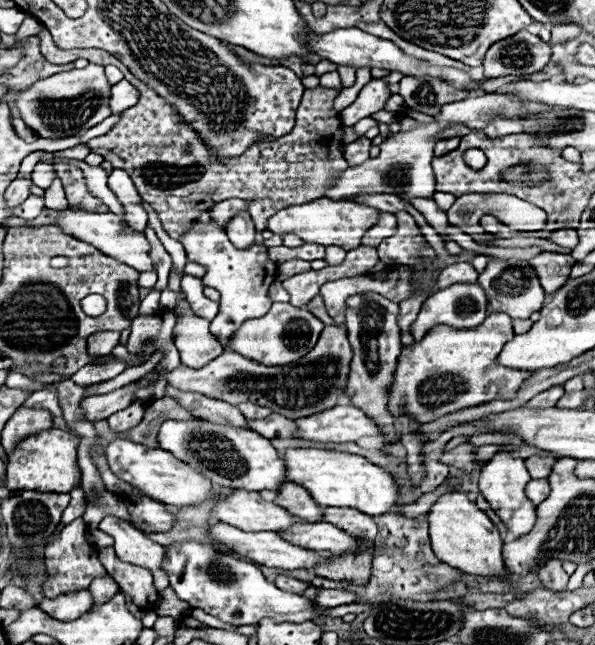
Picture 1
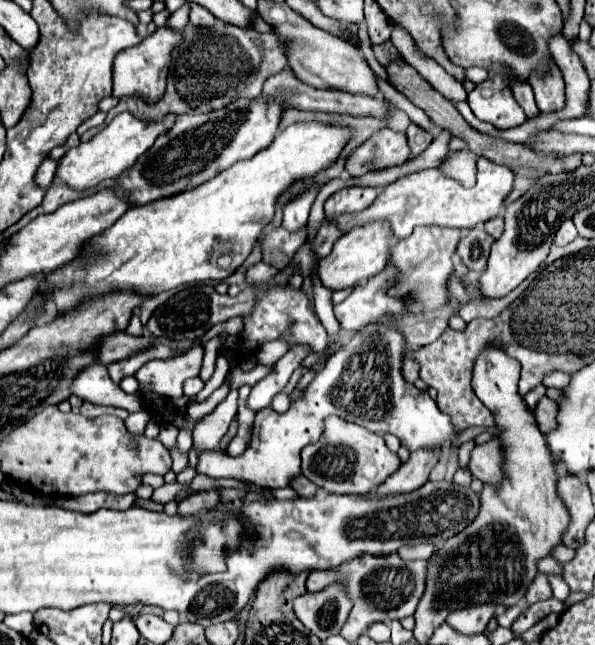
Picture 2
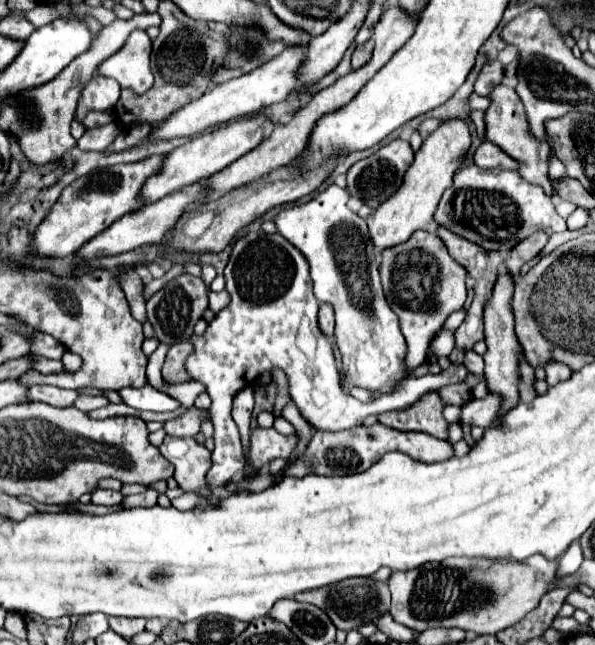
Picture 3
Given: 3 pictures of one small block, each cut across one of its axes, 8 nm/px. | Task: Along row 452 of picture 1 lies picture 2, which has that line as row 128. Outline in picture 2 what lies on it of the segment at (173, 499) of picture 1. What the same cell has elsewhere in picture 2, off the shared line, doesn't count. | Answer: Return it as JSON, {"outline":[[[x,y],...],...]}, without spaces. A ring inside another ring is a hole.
{"outline":[[[122,112],[92,140],[82,142],[76,148],[70,148],[58,164],[56,178],[76,190],[98,186],[102,180],[114,180],[128,168],[132,168],[132,164],[140,158],[140,154],[152,148],[156,138],[168,132],[168,128],[172,128],[174,120],[176,120],[176,114],[164,116],[160,120],[140,120],[140,118],[134,118],[130,112]]]}

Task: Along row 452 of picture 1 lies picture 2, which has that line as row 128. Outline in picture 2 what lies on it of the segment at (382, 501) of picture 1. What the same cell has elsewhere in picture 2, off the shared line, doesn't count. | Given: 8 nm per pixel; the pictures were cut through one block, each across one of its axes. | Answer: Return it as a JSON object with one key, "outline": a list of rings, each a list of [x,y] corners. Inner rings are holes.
{"outline":[[[294,122],[292,126],[278,132],[276,140],[260,154],[252,156],[250,160],[240,160],[232,164],[230,168],[226,168],[212,180],[204,182],[202,186],[164,200],[150,202],[146,206],[130,208],[114,226],[110,226],[104,234],[96,236],[76,260],[52,272],[52,276],[48,276],[42,282],[42,290],[54,294],[54,302],[58,304],[60,312],[68,312],[84,298],[108,294],[112,290],[132,290],[154,296],[164,290],[172,290],[180,284],[202,280],[220,282],[226,276],[234,274],[240,262],[248,258],[264,226],[272,222],[276,212],[276,200],[280,198],[280,194],[286,192],[294,182],[314,178],[320,170],[330,168],[338,160],[350,138],[352,132],[346,126],[324,122]]]}

